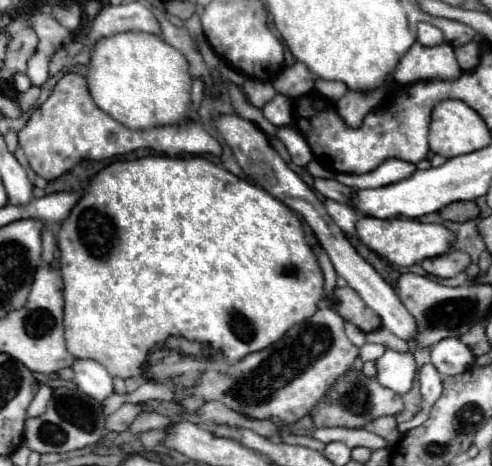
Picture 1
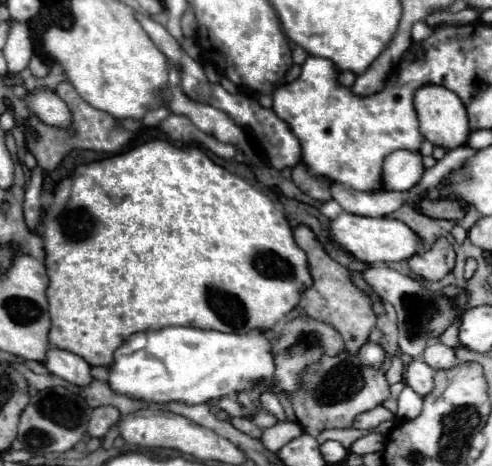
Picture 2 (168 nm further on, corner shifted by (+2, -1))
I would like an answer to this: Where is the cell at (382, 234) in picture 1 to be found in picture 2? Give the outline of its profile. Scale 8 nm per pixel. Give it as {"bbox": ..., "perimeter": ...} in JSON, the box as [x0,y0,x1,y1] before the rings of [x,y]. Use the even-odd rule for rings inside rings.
{"bbox":[331,212,423,264],"perimeter":[[[343,212],[331,222],[331,236],[341,248],[345,248],[355,258],[369,262],[369,264],[403,262],[423,250],[421,238],[407,224],[403,224],[401,220],[393,220],[393,218],[369,218],[369,216]]]}

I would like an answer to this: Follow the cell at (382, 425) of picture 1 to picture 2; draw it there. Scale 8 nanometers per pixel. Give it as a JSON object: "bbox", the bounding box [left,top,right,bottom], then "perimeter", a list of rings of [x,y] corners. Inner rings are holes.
{"bbox":[353,406,395,430],"perimeter":[[[377,406],[377,408],[373,408],[369,412],[363,412],[361,416],[357,416],[357,420],[353,422],[353,426],[359,428],[359,430],[375,430],[385,420],[395,420],[395,416],[385,406]]]}

